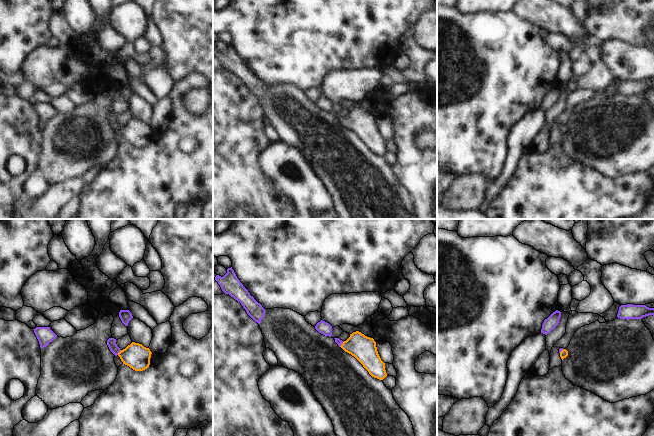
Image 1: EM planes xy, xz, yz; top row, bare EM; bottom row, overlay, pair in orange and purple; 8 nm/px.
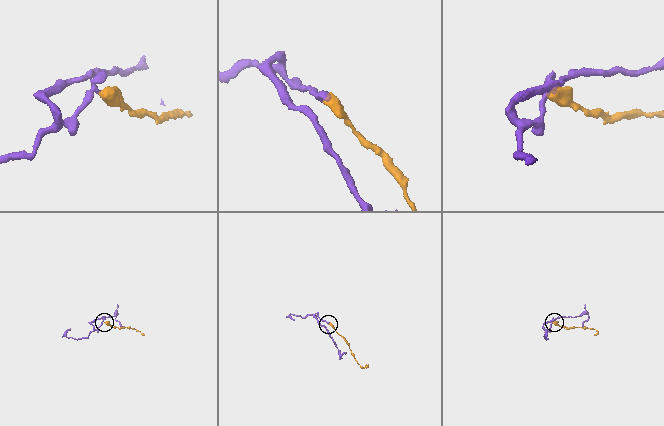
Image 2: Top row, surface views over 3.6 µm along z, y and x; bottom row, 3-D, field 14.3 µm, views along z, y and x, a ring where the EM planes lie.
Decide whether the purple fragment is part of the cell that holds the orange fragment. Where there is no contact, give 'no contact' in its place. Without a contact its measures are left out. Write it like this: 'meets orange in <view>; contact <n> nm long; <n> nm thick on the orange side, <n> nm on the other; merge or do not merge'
meets orange in xy; contact 50 nm long; 200 nm thick on the orange side, 80 nm on the other; merge

